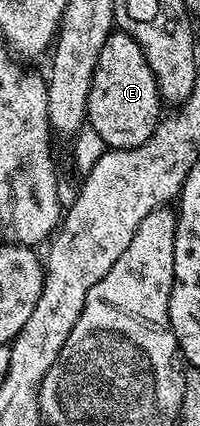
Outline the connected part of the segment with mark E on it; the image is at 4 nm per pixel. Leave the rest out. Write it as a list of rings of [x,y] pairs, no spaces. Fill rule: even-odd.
[[[111,32],[108,42],[104,42],[104,50],[100,50],[100,58],[92,74],[86,107],[89,127],[100,134],[107,149],[144,146],[158,128],[159,120],[163,119],[162,108],[164,101],[148,66],[148,58],[144,58],[144,50],[140,50],[128,33]]]

